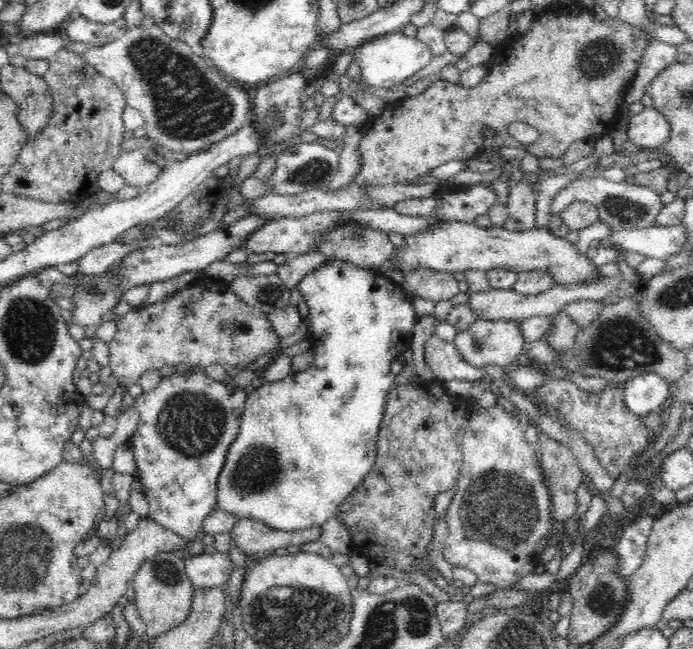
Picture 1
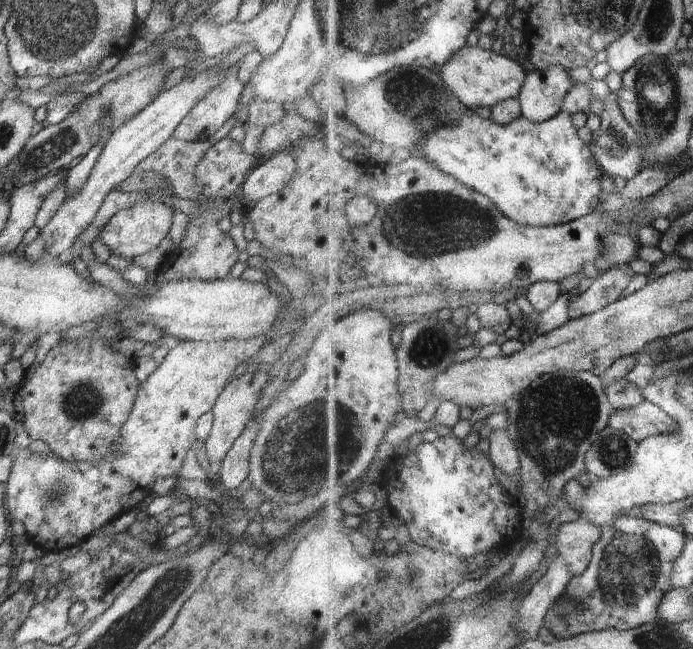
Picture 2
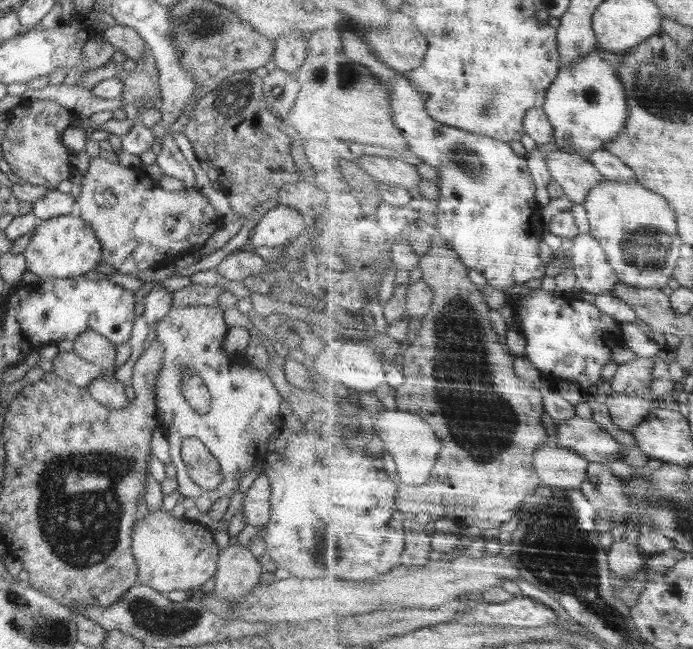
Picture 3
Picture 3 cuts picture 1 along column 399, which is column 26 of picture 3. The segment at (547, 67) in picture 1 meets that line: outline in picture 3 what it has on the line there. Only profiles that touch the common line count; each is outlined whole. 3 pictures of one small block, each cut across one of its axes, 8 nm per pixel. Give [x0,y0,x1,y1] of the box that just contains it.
[1,100,79,190]

